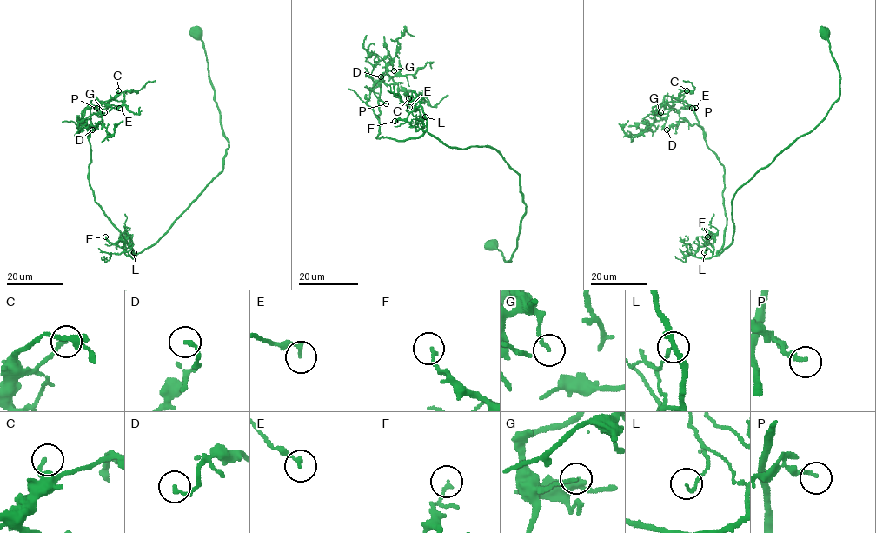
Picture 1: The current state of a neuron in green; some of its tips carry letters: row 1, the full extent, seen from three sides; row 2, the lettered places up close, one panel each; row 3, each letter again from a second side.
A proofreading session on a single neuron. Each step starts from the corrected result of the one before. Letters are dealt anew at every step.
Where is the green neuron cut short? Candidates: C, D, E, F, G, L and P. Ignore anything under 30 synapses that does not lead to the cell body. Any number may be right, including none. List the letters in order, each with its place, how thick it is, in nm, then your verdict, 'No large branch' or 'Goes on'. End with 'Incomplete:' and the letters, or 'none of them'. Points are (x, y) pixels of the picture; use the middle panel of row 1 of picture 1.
C: Place: (408, 98). Thickness 170 nm. No large branch
D: Place: (381, 76). Thickness 180 nm. No large branch
E: Place: (409, 107). Thickness 180 nm. No large branch
F: Place: (394, 121). Thickness 150 nm. No large branch
G: Place: (394, 70). Thickness 160 nm. No large branch
L: Place: (425, 116). Thickness 120 nm. No large branch
P: Place: (386, 103). Thickness 220 nm. No large branch
Incomplete: none of them

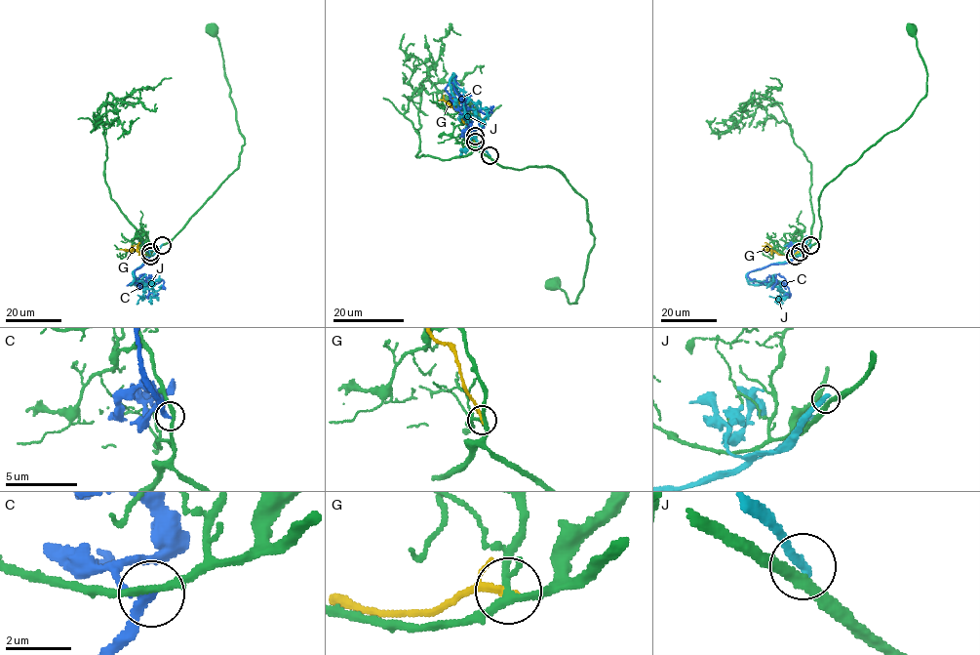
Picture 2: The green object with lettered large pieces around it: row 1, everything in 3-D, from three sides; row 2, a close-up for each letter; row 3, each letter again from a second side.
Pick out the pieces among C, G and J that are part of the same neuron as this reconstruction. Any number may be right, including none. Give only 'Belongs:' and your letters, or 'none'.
Belongs: none

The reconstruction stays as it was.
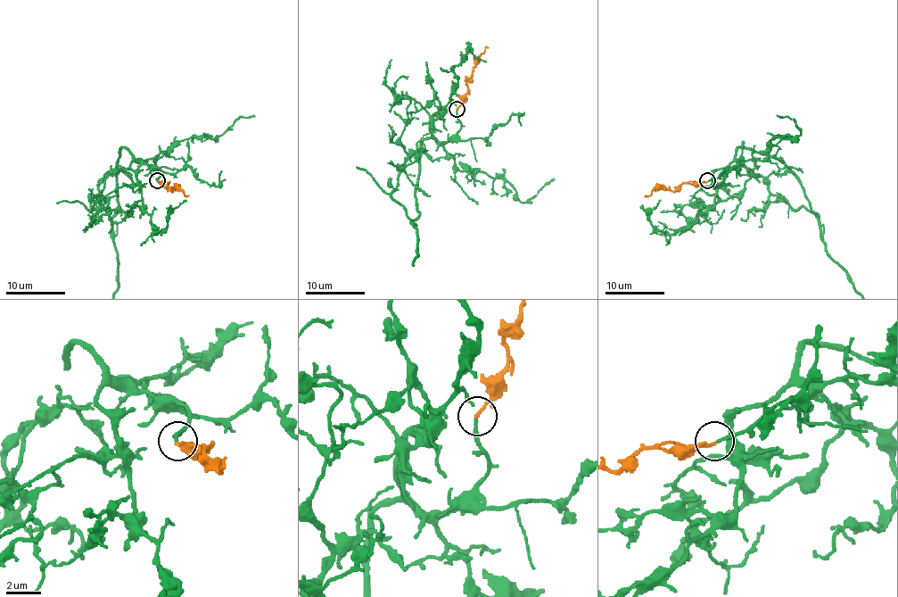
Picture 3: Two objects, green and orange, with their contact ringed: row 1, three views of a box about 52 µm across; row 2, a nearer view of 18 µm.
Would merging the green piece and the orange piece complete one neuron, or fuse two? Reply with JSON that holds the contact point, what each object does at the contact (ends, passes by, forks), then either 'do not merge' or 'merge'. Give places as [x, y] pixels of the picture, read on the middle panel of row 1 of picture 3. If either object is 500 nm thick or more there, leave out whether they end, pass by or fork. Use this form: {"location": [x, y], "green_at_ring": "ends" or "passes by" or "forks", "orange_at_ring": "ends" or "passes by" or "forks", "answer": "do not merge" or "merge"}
{"location": [457, 109], "green_at_ring": "ends", "orange_at_ring": "ends", "answer": "merge"}

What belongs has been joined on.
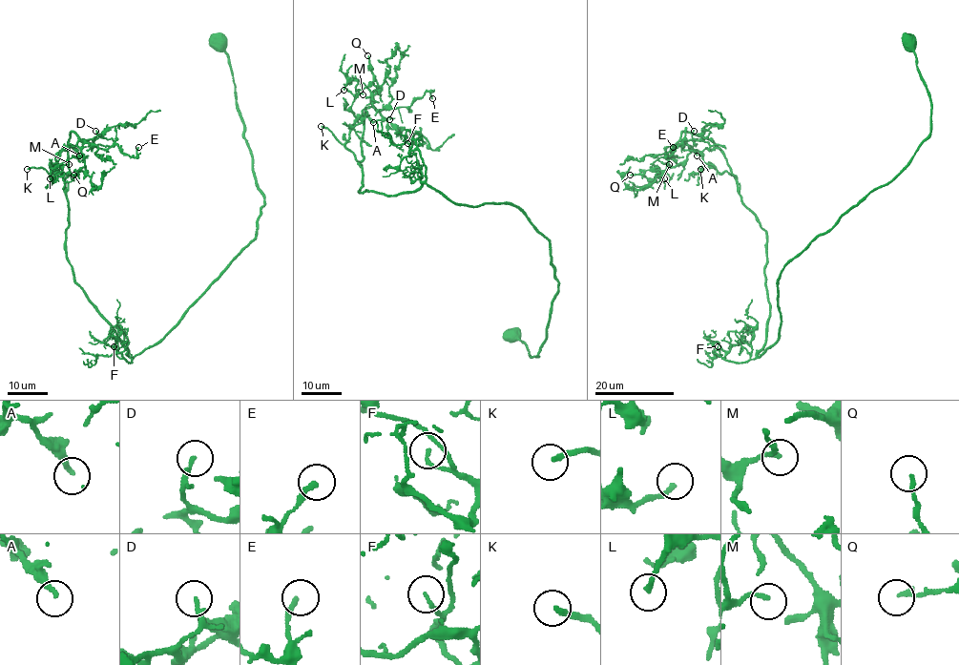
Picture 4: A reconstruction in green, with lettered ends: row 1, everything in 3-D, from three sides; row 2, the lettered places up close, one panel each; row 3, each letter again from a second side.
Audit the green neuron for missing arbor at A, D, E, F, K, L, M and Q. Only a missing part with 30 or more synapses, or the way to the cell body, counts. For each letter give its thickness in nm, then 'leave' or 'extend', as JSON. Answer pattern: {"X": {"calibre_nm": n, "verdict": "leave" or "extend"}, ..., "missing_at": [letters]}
{"A": {"calibre_nm": 200, "verdict": "leave"}, "D": {"calibre_nm": 180, "verdict": "leave"}, "E": {"calibre_nm": 200, "verdict": "leave"}, "F": {"calibre_nm": 130, "verdict": "leave"}, "K": {"calibre_nm": 200, "verdict": "extend"}, "L": {"calibre_nm": 190, "verdict": "extend"}, "M": {"calibre_nm": 120, "verdict": "leave"}, "Q": {"calibre_nm": 170, "verdict": "leave"}, "missing_at": ["K", "L"]}

